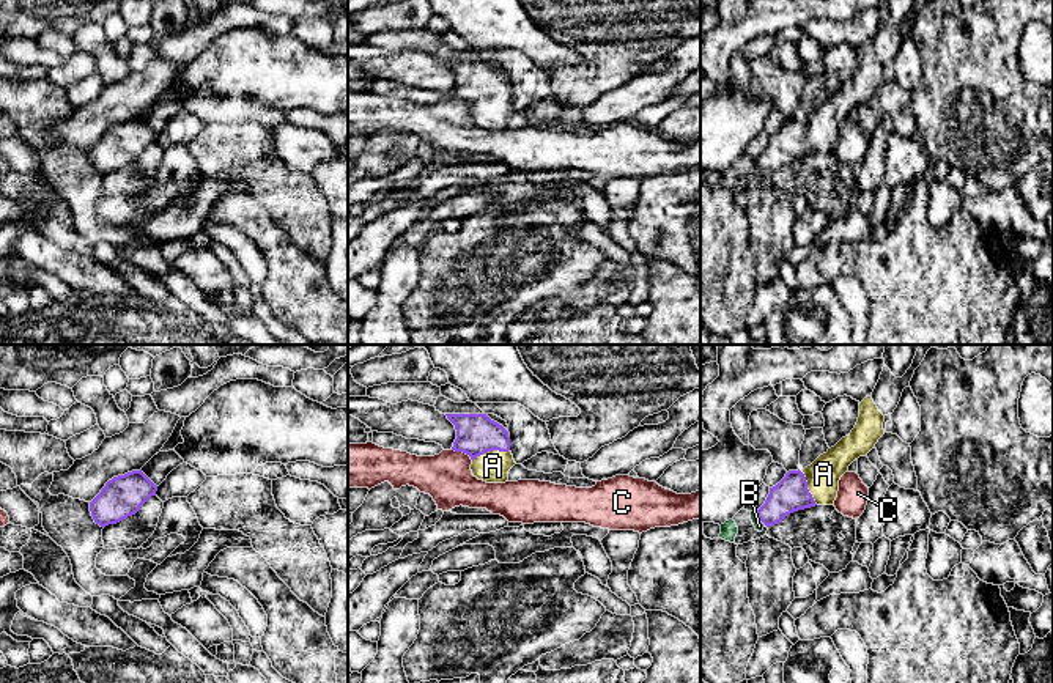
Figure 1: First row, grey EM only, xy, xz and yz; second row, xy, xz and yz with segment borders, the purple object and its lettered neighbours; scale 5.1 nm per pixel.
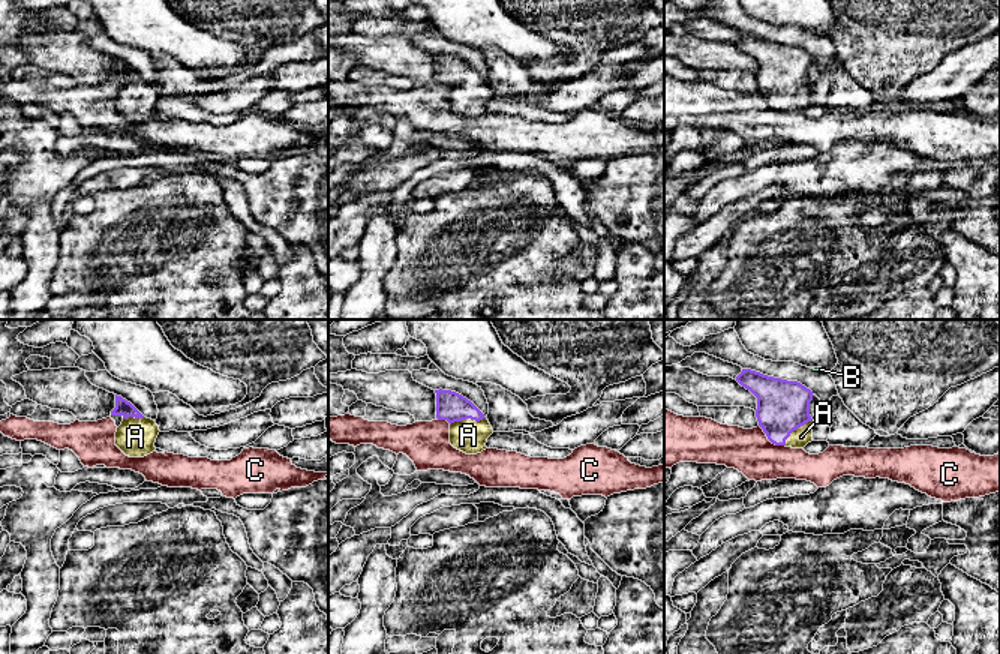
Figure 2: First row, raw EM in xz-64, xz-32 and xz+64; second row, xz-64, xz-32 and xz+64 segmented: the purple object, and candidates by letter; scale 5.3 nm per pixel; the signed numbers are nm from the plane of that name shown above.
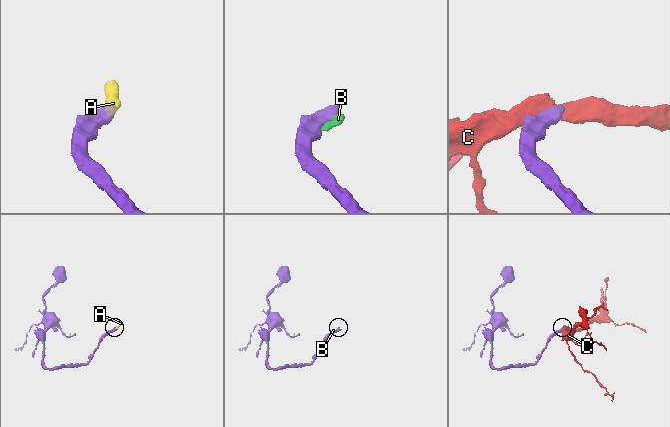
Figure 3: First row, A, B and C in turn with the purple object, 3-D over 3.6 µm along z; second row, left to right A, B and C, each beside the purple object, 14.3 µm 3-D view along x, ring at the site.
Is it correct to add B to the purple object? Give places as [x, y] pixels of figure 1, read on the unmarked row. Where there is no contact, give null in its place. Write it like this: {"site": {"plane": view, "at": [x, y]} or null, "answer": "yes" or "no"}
{"site": {"plane": "yz", "at": [759, 166]}, "answer": "no"}

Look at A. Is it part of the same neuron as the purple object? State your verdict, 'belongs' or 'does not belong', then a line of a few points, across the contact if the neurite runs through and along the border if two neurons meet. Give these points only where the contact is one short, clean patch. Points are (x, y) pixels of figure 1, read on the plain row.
belongs; line xz (476, 81), (490, 98), (493, 114)

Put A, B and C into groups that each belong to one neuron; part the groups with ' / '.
A / B / C

